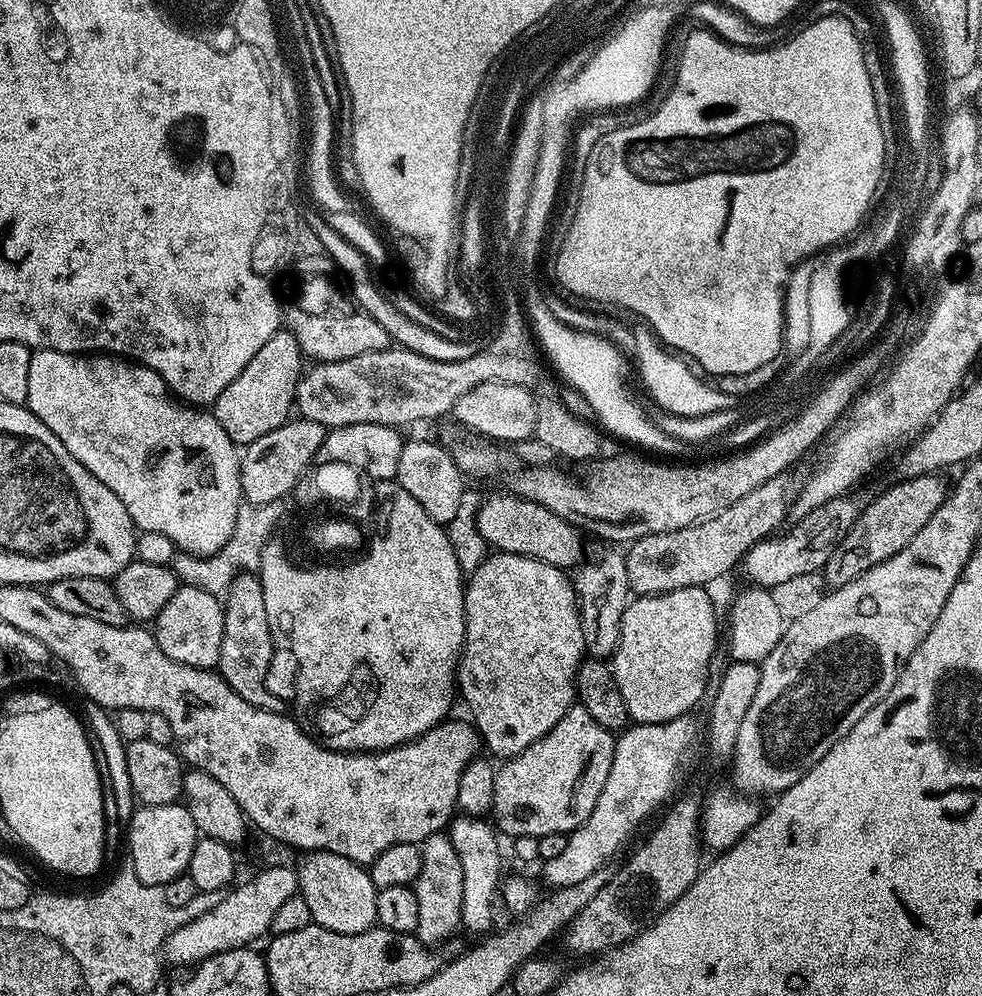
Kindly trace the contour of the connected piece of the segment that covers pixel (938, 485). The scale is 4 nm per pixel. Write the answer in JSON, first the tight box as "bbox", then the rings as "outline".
{"bbox":[822,475,949,589],"outline":[[[939,475],[919,476],[893,483],[893,488],[885,490],[881,496],[876,496],[864,505],[864,511],[854,522],[854,526],[842,538],[842,542],[834,550],[834,554],[822,569],[822,577],[828,583],[829,589],[846,586],[854,578],[858,578],[866,570],[886,562],[898,550],[902,550],[930,522],[930,514],[942,506],[948,496],[949,485],[940,481]]]}

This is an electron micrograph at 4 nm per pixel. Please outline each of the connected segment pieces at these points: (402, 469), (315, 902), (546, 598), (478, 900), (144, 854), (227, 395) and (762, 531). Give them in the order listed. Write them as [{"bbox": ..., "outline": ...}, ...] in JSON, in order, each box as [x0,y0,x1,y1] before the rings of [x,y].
[{"bbox":[395,439,466,525],"outline":[[[405,439],[402,455],[398,457],[398,470],[395,481],[434,518],[434,522],[447,525],[457,513],[462,494],[466,489],[466,476],[460,472],[449,449],[444,444],[435,444],[432,440]]]},{"bbox":[296,852,378,934],"outline":[[[304,852],[300,864],[296,868],[300,890],[298,895],[306,898],[306,906],[310,906],[313,924],[320,924],[326,930],[334,930],[340,934],[358,934],[376,924],[376,893],[378,889],[372,881],[371,871],[355,864],[350,858],[342,858],[342,854],[333,852]]]},{"bbox":[458,550,585,758],"outline":[[[496,550],[488,554],[484,561],[467,577],[464,589],[464,651],[460,653],[458,665],[458,692],[461,697],[464,695],[464,700],[468,703],[469,710],[472,711],[470,720],[476,725],[483,747],[489,748],[493,752],[493,754],[491,753],[493,757],[507,758],[522,754],[522,750],[526,750],[526,746],[538,742],[538,738],[542,738],[542,734],[549,732],[558,722],[558,718],[562,718],[562,714],[566,714],[566,710],[573,707],[574,701],[577,699],[576,672],[580,668],[580,661],[585,659],[585,656],[583,627],[580,624],[576,591],[569,573],[565,569],[555,568],[554,565],[542,562],[533,556]]]},{"bbox":[446,814,502,938],"outline":[[[460,814],[449,823],[446,835],[454,846],[454,854],[458,854],[458,862],[462,862],[460,923],[463,931],[473,932],[476,938],[483,937],[493,931],[492,903],[498,900],[498,889],[502,884],[500,844],[496,841],[497,829],[487,819]]]},{"bbox":[126,803,198,886],"outline":[[[183,803],[154,806],[146,804],[137,807],[132,821],[126,824],[126,850],[132,855],[130,871],[144,884],[163,886],[170,878],[178,878],[188,871],[190,854],[194,854],[194,846],[198,833],[194,826],[194,818],[190,818],[188,809]]]},{"bbox":[214,330,306,446],"outline":[[[287,330],[275,332],[246,362],[246,370],[218,394],[214,405],[216,420],[226,430],[226,434],[237,446],[243,446],[262,438],[262,434],[270,434],[270,430],[278,430],[287,422],[294,412],[296,404],[296,387],[302,379],[300,367],[306,363],[294,334]]]},{"bbox":[624,475,794,596],"outline":[[[787,475],[770,478],[758,490],[738,498],[734,506],[726,506],[722,514],[701,524],[631,541],[624,556],[631,591],[636,596],[658,596],[662,592],[708,586],[711,580],[726,575],[758,541],[768,539],[779,529],[776,527],[784,516],[786,520],[794,496],[794,484],[792,488],[788,479]]]}]

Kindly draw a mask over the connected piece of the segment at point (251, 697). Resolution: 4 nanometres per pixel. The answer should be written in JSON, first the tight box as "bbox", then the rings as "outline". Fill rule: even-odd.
{"bbox":[218,570,281,712],"outline":[[[245,570],[236,576],[223,605],[222,654],[218,665],[220,675],[238,694],[242,694],[242,698],[246,698],[246,702],[268,708],[271,712],[281,711],[279,698],[268,689],[267,684],[274,637],[266,618],[266,601],[262,598],[259,575],[255,571]]]}

